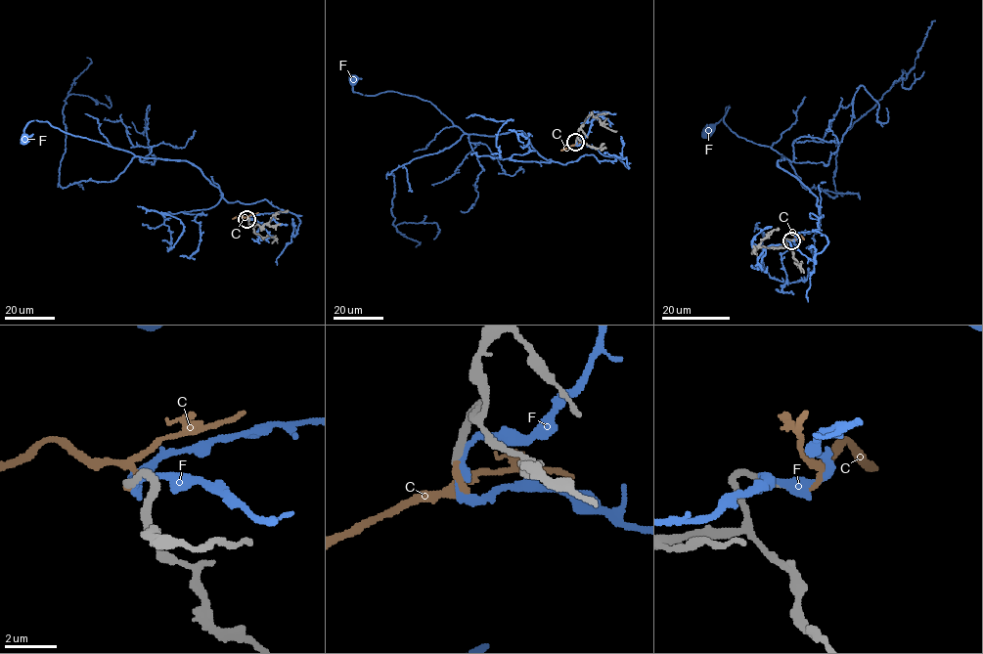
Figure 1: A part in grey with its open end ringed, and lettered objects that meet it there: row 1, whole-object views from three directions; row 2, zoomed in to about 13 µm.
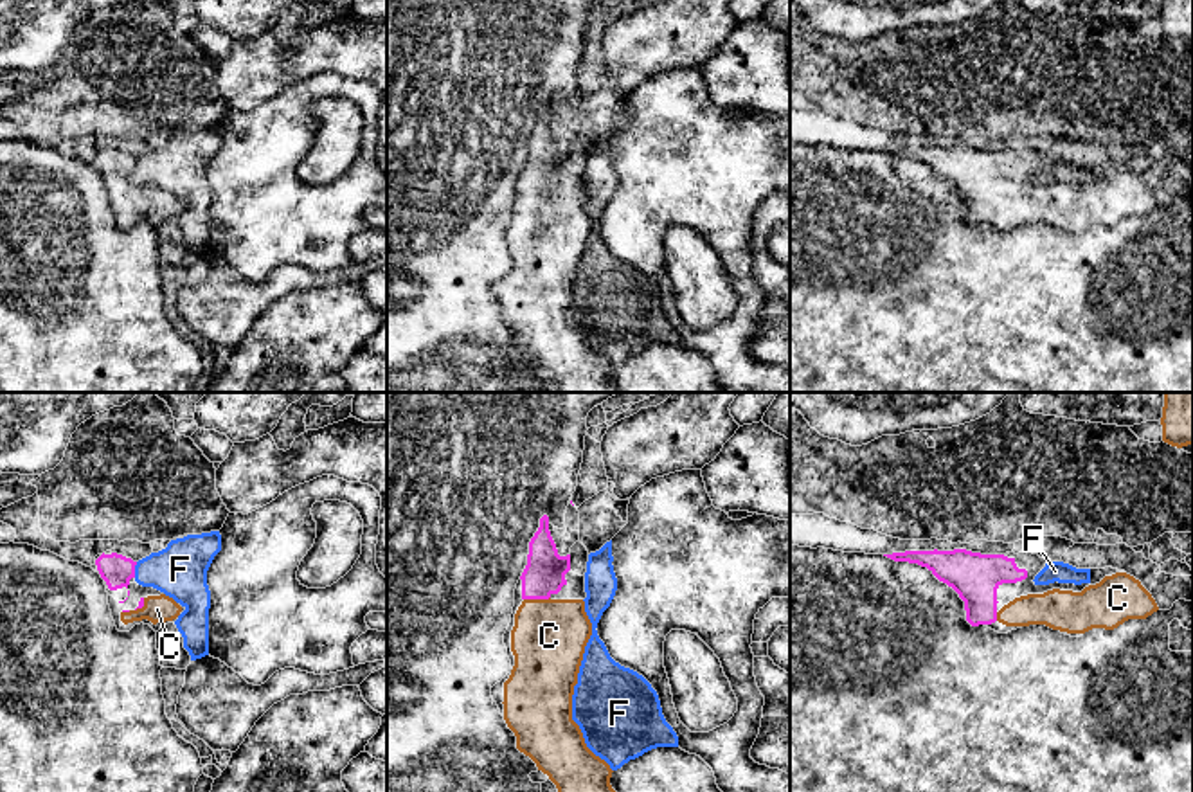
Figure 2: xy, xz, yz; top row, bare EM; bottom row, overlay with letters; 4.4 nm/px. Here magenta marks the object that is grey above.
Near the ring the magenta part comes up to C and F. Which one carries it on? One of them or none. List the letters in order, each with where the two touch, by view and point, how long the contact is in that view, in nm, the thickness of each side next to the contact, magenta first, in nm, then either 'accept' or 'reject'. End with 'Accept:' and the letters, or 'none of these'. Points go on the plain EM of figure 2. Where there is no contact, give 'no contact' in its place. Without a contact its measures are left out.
C: xz (537, 195) | 120 nm | 190/340 nm | accept
F: xy (134, 166) | 70 nm | 140/240 nm | reject
Accept: C

